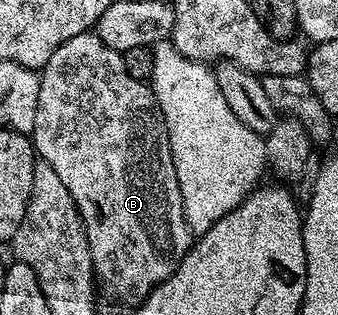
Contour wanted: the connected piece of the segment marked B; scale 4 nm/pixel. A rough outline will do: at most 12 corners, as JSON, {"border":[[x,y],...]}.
{"border":[[97,32],[40,71],[32,140],[94,271],[145,299],[192,234],[166,120]]}

